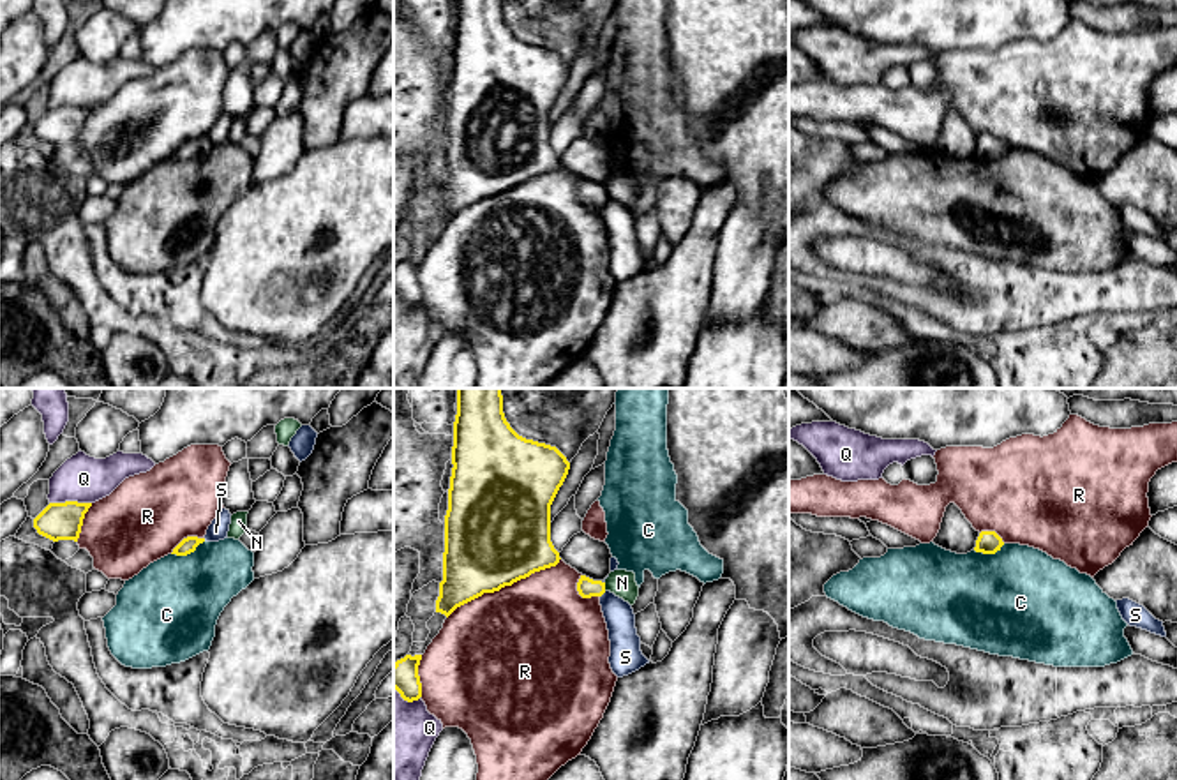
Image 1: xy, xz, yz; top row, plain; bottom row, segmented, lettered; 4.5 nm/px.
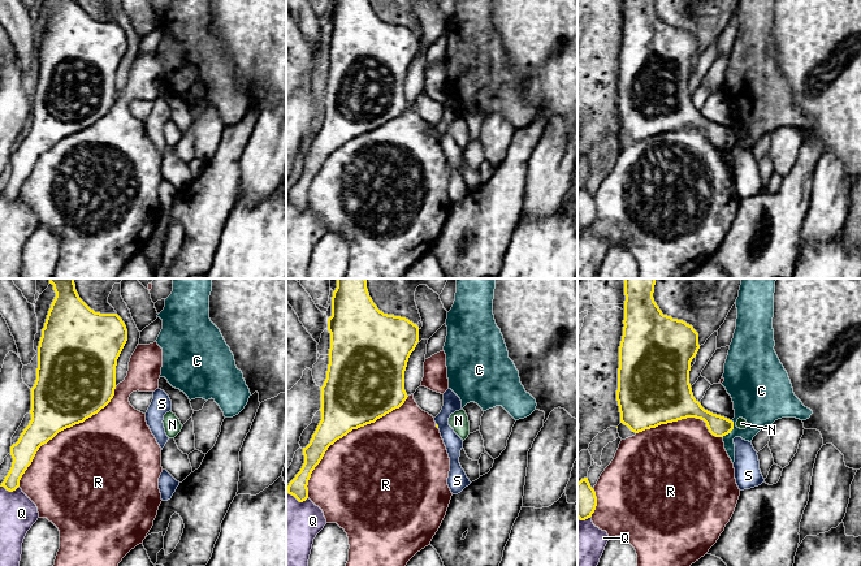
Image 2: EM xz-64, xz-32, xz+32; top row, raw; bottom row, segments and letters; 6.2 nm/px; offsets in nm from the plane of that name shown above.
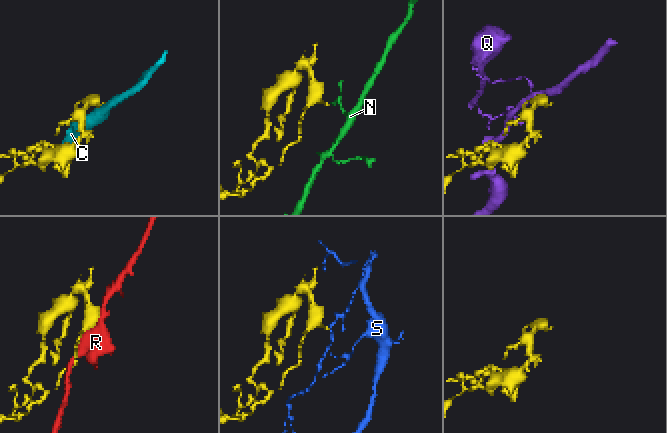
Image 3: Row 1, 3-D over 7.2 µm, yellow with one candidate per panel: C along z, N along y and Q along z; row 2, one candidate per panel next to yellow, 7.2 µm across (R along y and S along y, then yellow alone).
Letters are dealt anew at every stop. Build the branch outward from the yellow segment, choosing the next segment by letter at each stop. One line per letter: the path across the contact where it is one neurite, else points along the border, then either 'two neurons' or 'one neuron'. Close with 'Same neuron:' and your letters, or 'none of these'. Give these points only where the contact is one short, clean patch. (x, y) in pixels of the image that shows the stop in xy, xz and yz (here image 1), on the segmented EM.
C: two neurons
N: border along xz (604, 583), (606, 590); two neurons
Q: two neurons
R: two neurons
S: border along xz (606, 592), (600, 597); two neurons
Same neuron: none of these

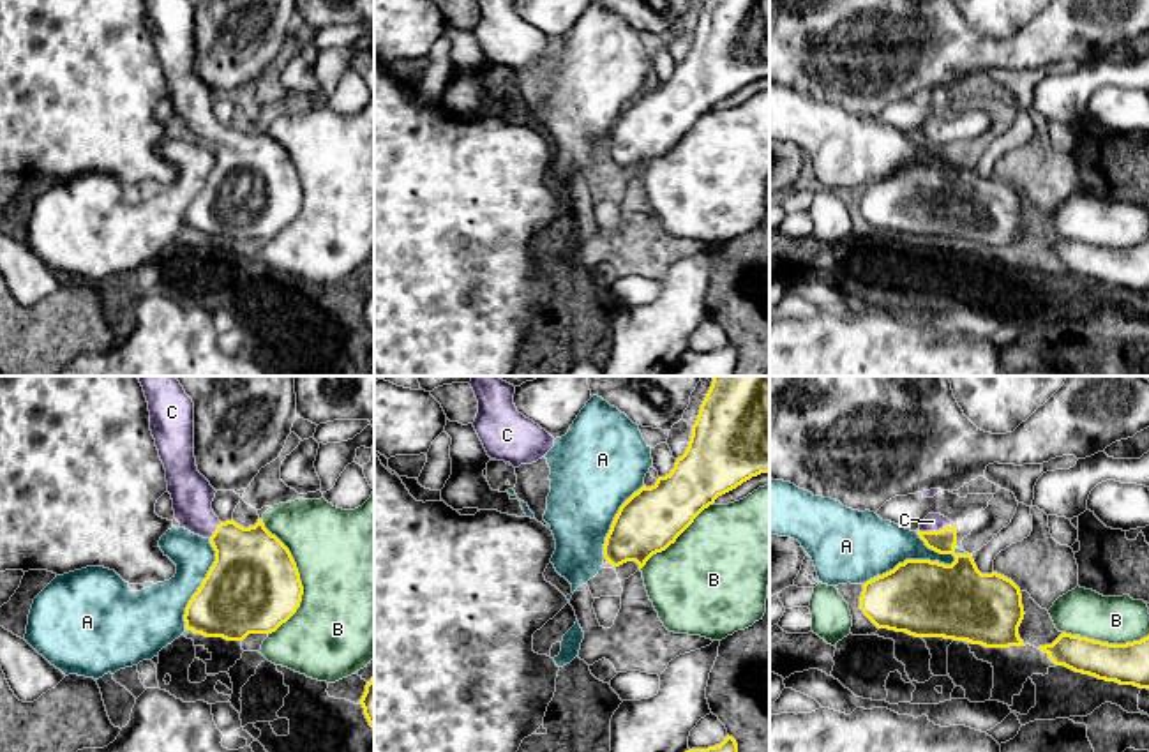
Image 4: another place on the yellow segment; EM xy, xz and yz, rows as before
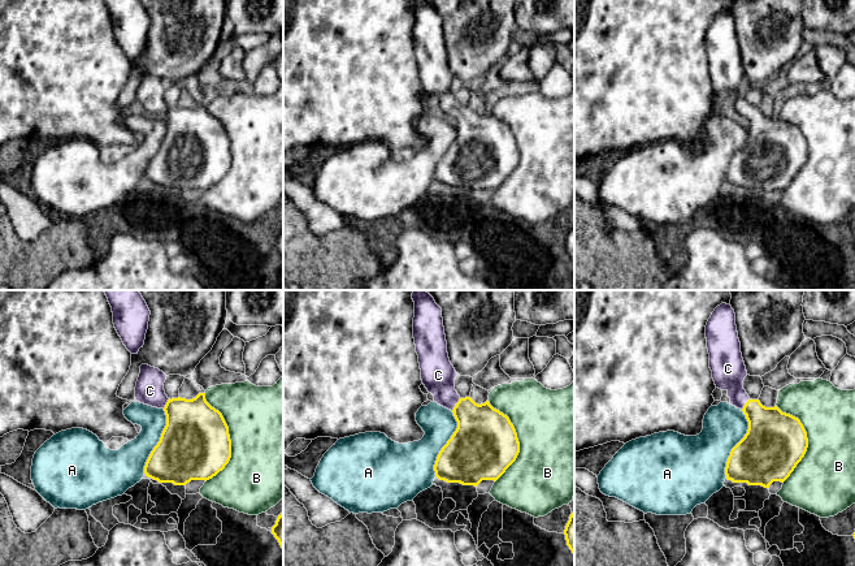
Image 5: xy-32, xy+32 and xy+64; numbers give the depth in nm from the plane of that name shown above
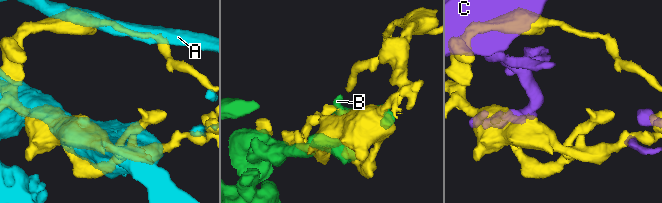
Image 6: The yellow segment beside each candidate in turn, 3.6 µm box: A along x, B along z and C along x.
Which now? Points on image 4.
A: two neurons
B: two neurons
C: one neuron
Same neuron: C

